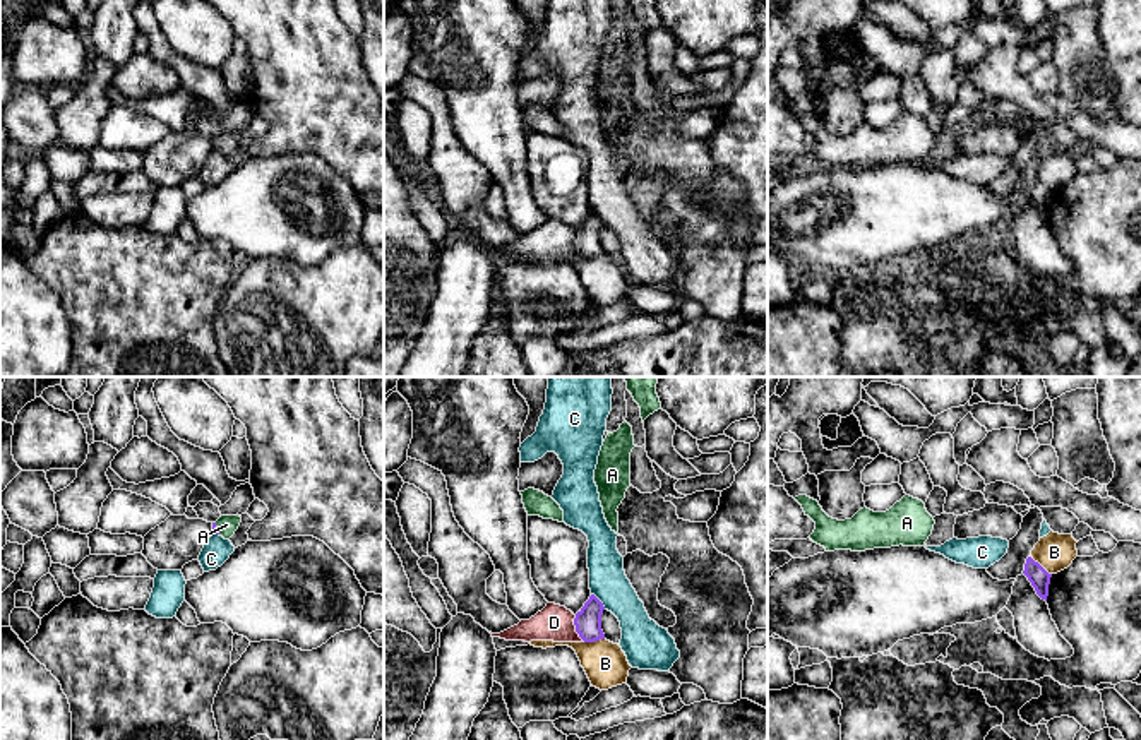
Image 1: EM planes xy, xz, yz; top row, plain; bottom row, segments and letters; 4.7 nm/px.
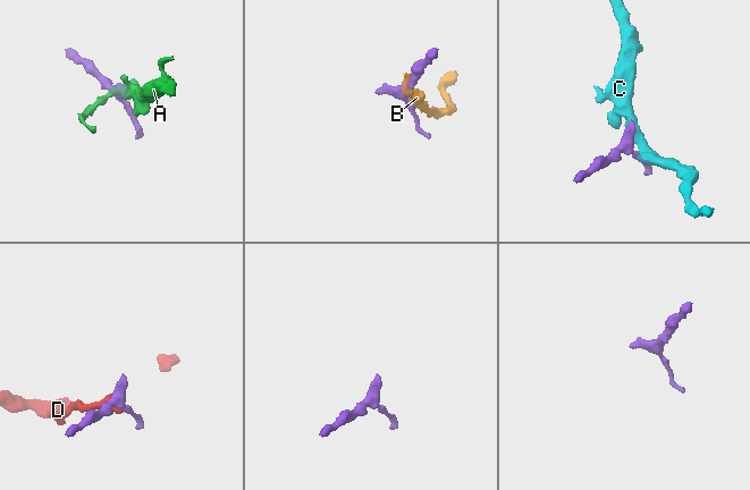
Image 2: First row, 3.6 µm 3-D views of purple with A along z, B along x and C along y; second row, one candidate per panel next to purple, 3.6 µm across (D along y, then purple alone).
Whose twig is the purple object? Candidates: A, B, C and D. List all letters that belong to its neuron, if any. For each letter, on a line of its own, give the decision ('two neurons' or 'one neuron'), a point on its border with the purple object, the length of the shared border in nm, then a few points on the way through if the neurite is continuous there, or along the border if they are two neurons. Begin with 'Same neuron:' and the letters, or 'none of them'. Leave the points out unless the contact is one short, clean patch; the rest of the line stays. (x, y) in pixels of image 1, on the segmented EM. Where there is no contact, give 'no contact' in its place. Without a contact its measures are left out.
Same neuron: A
A: one neuron; contact xy (216, 528); length 60 nm; way xy (215, 530), (216, 528), (227, 525)
B: two neurons; contact yz (1039, 564); length 130 nm
C: two neurons; contact xz (600, 602); length 100 nm; border xz (591, 593), (605, 608)
D: two neurons; contact xz (576, 629); length 140 nm; border xz (574, 615), (574, 631), (585, 641)

